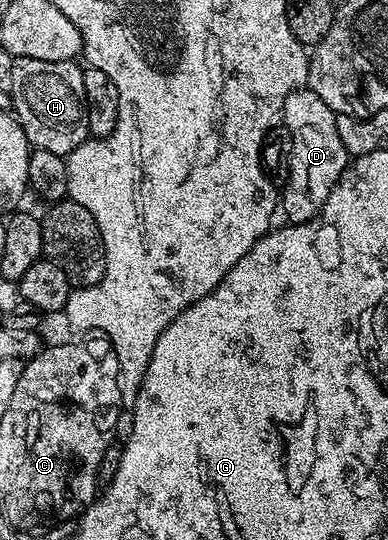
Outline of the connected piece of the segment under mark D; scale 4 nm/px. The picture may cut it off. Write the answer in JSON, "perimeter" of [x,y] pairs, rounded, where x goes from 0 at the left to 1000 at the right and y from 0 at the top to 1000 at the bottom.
{"perimeter":[[[771,163],[755,167],[732,185],[727,194],[724,231],[742,237],[753,252],[753,296],[747,298],[747,317],[742,333],[722,352],[722,389],[737,394],[735,409],[755,415],[760,411],[791,411],[830,393],[856,348],[876,333],[876,326],[892,317],[897,306],[897,287],[887,274],[887,265],[876,259],[876,244],[866,244],[866,222],[871,213],[814,170],[796,163]]]}

